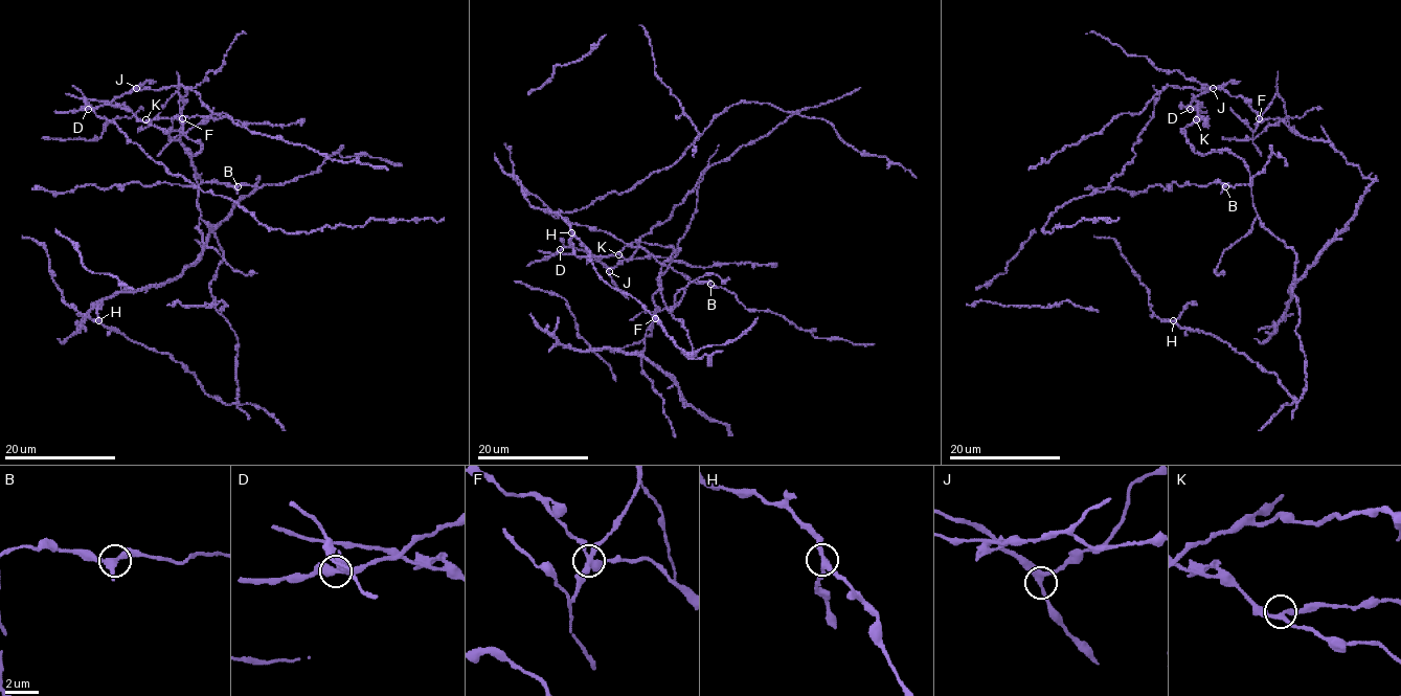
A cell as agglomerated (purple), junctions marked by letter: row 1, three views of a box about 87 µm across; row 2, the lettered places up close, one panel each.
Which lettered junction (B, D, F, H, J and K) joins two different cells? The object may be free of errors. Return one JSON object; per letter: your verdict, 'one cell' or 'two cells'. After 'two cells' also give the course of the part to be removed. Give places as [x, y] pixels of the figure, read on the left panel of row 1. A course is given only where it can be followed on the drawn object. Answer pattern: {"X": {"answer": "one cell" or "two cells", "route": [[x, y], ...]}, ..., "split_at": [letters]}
{"B": {"answer": "one cell"}, "D": {"answer": "one cell"}, "F": {"answer": "two cells", "route": [[182, 118], [177, 92], [152, 122], [137, 132]]}, "H": {"answer": "one cell"}, "J": {"answer": "one cell"}, "K": {"answer": "one cell"}, "split_at": ["F"]}

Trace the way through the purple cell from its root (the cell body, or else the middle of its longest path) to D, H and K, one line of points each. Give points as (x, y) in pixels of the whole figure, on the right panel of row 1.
D: (1234, 155), (1226, 151), (1204, 155), (1194, 152), (1183, 130), (1196, 119), (1198, 104), (1192, 104), (1190, 109)
H: (1234, 155), (1249, 173), (1261, 224), (1295, 253), (1306, 358), (1297, 406), (1273, 373), (1173, 320)
K: (1234, 155), (1226, 151), (1196, 153), (1183, 130), (1196, 119)

